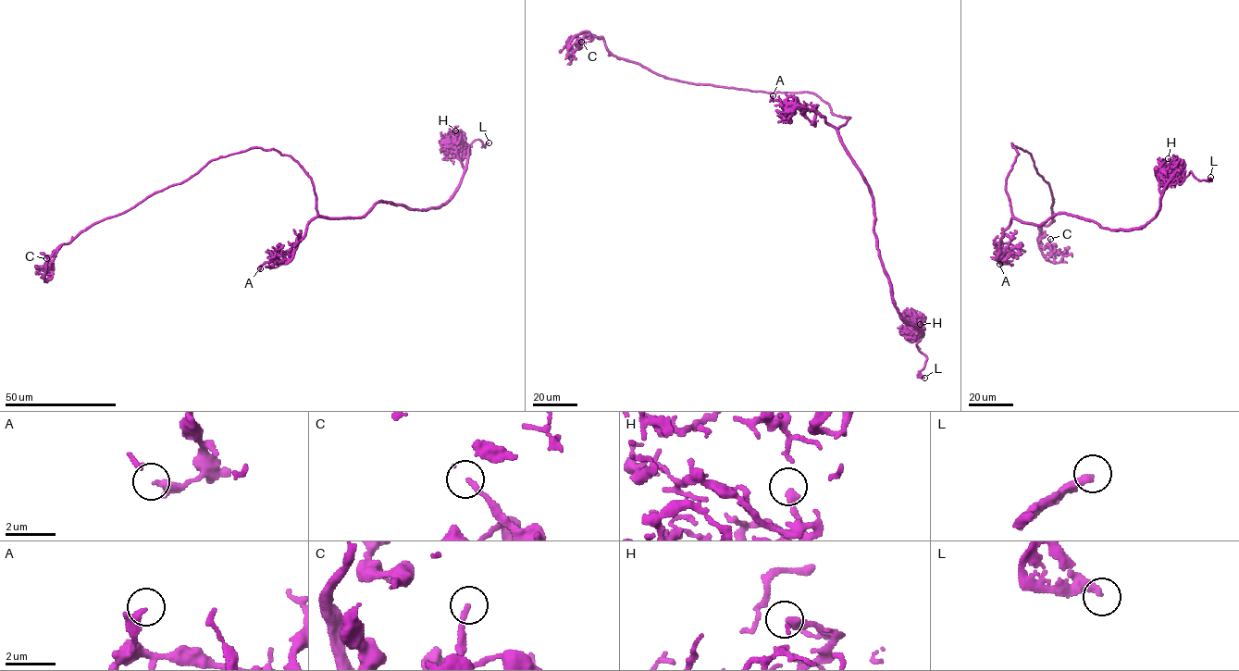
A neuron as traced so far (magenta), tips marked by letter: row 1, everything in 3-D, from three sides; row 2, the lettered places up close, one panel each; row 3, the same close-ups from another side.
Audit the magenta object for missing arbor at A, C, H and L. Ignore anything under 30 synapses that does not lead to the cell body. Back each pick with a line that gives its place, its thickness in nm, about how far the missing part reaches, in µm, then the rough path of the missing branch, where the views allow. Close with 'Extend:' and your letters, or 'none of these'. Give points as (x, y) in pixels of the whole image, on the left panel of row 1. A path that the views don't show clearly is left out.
L: at (489, 142); 360 nm thick; about 20 µm are missing; missing branch runs (489, 142), (493, 140), (505, 113)
Extend: L

